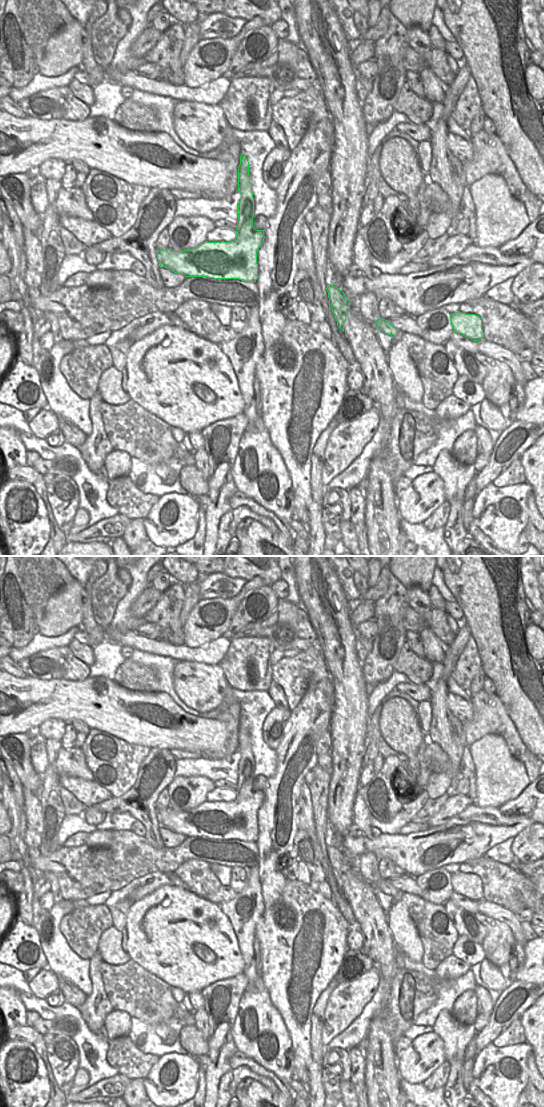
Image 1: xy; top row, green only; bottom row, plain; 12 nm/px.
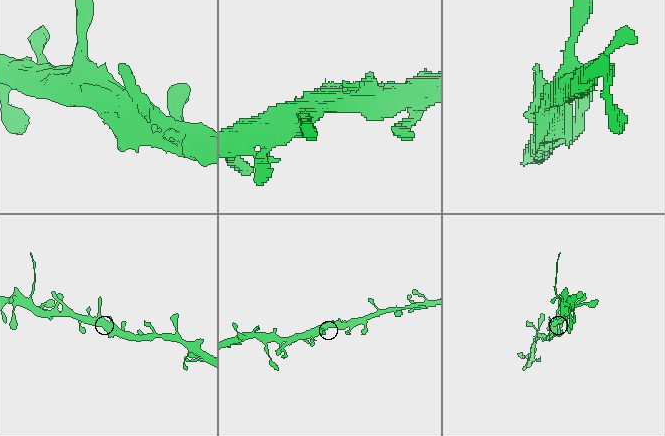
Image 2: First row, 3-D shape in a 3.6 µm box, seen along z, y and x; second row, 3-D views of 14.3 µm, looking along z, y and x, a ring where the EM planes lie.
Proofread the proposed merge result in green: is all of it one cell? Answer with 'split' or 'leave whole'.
leave whole

